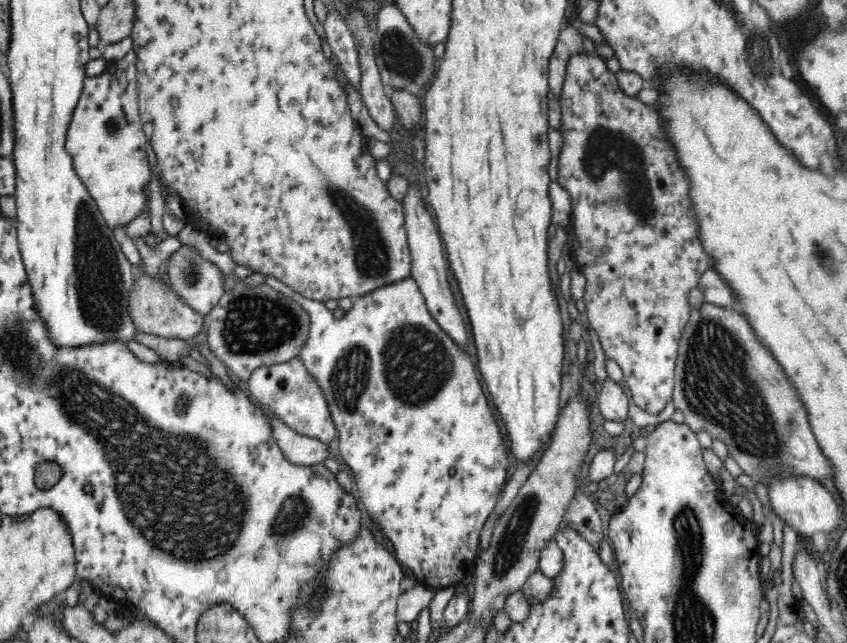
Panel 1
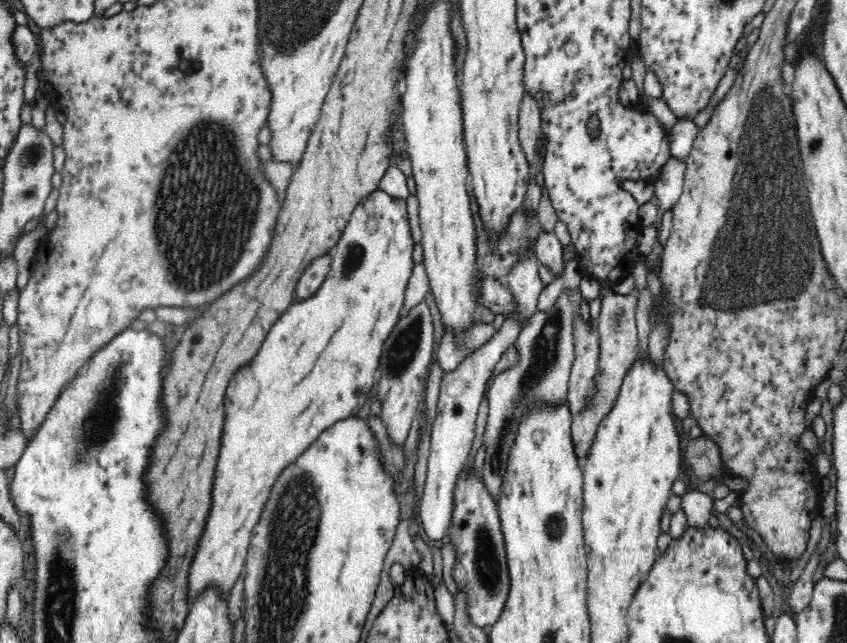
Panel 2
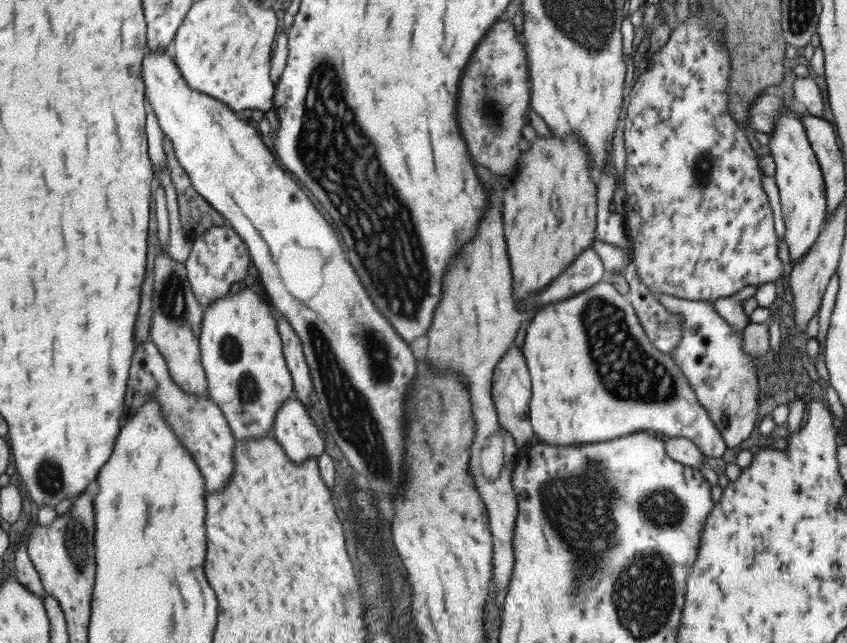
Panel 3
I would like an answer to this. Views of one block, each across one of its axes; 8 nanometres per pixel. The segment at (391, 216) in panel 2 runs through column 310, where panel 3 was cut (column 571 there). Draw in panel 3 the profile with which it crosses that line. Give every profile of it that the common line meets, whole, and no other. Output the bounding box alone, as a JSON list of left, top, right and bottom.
[521,279,727,461]

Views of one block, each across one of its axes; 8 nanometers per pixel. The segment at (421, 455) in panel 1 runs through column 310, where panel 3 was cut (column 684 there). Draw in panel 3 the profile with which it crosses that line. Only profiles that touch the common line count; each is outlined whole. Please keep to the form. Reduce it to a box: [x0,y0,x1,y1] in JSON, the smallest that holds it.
[653,294,759,448]

